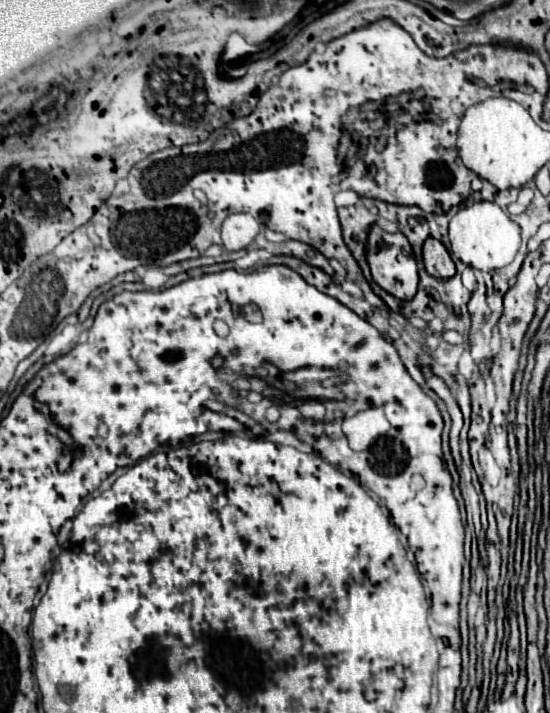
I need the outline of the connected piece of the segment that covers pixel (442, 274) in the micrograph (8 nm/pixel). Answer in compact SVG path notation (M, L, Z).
M429 237L423 245L423 261L427 273L437 279L449 279L455 275L455 263L449 251L443 247L443 243L433 237Z

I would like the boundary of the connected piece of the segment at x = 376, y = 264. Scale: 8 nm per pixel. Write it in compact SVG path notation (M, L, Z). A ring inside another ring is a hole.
M371 225L369 237L367 237L365 255L367 255L367 263L369 263L369 269L371 269L373 281L381 289L385 289L387 293L391 293L393 297L397 297L401 301L407 301L407 299L413 299L415 297L417 283L419 283L417 261L413 257L413 251L411 251L411 245L409 245L407 237L401 231L387 233L379 225Z

